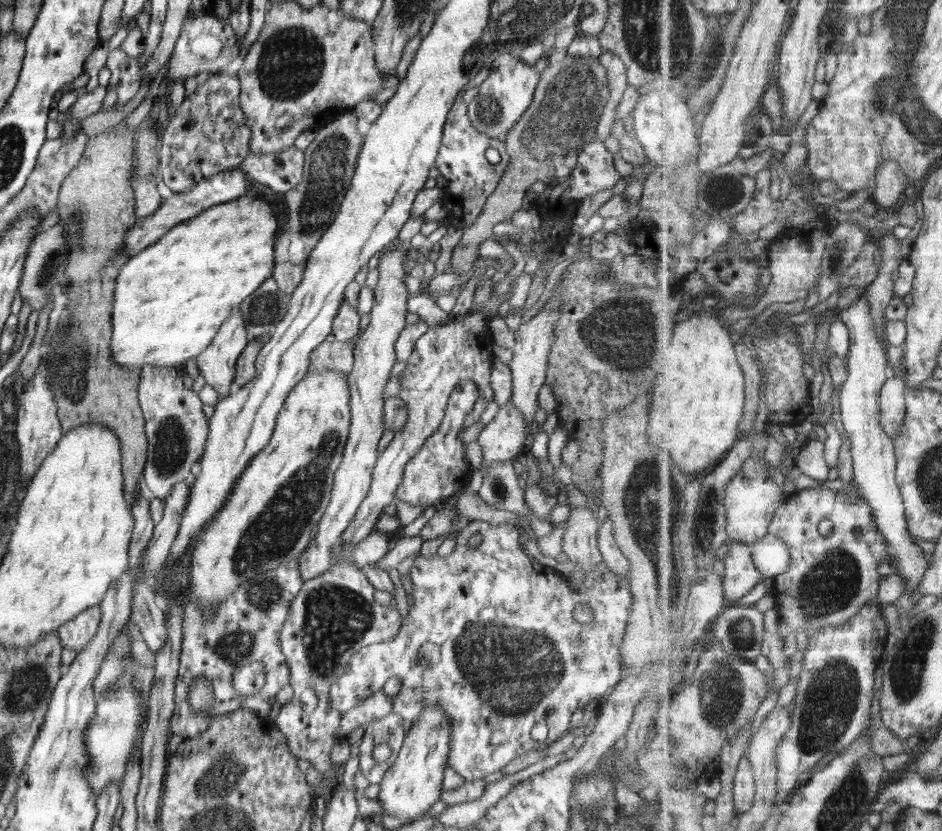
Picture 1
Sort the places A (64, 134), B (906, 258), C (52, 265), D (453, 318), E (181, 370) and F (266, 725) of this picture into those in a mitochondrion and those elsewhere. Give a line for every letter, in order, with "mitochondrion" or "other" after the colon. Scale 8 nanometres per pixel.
A: other
B: other
C: mitochondrion
D: other
E: other
F: other

